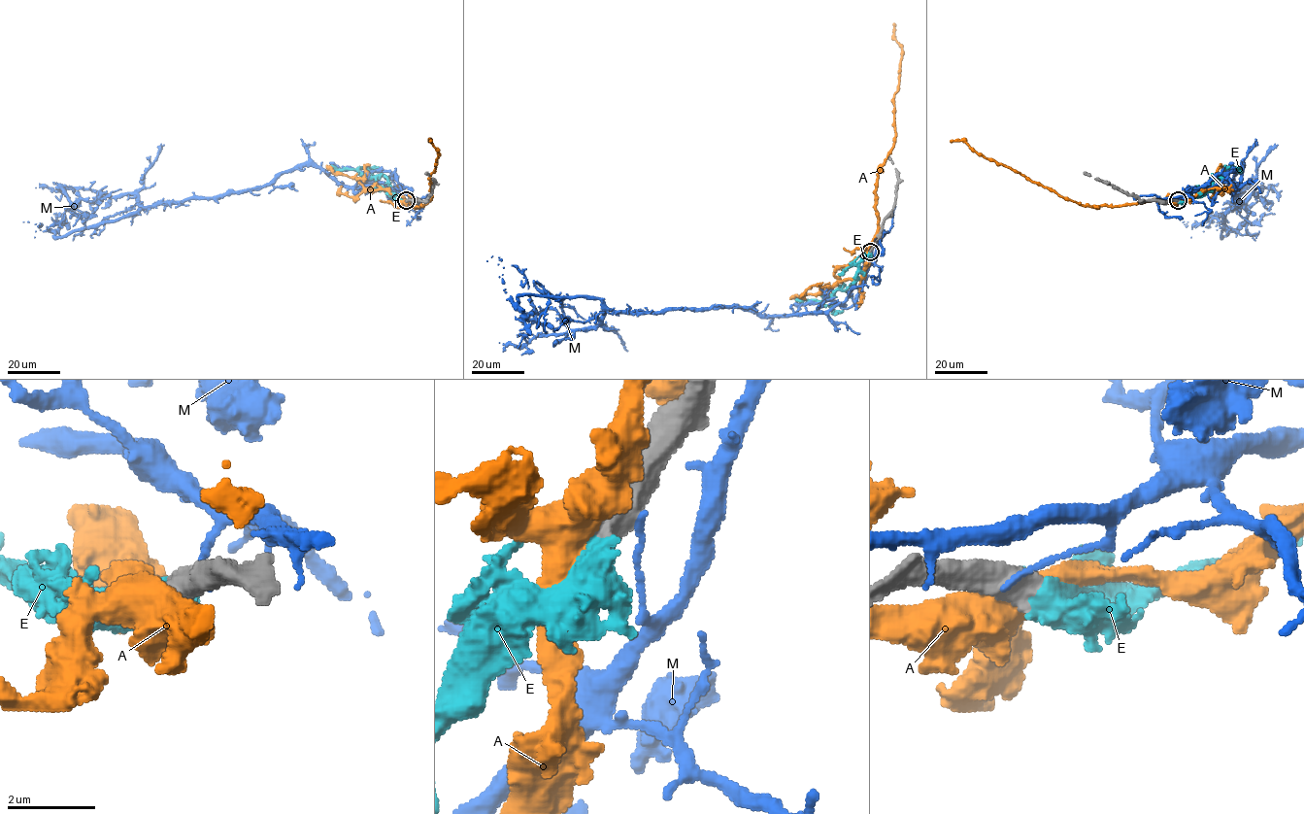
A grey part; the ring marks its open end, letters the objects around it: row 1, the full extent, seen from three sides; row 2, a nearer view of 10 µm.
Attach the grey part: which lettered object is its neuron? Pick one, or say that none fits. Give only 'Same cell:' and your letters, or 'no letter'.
Same cell: E

